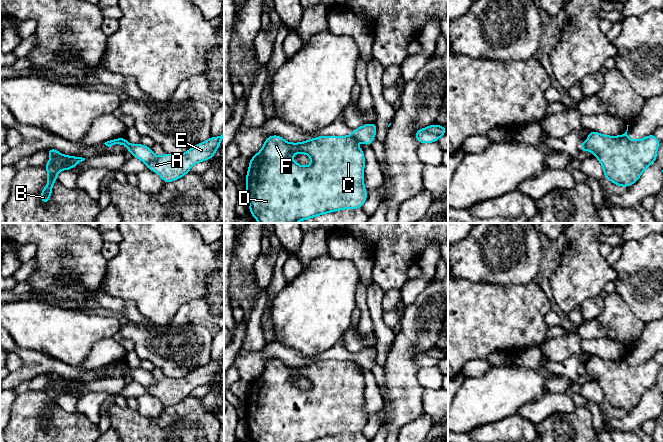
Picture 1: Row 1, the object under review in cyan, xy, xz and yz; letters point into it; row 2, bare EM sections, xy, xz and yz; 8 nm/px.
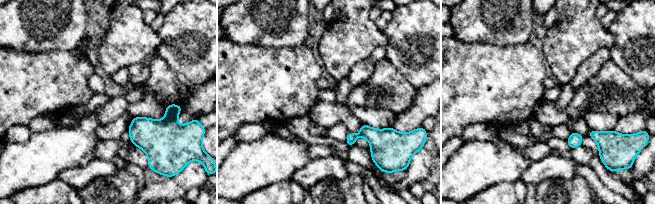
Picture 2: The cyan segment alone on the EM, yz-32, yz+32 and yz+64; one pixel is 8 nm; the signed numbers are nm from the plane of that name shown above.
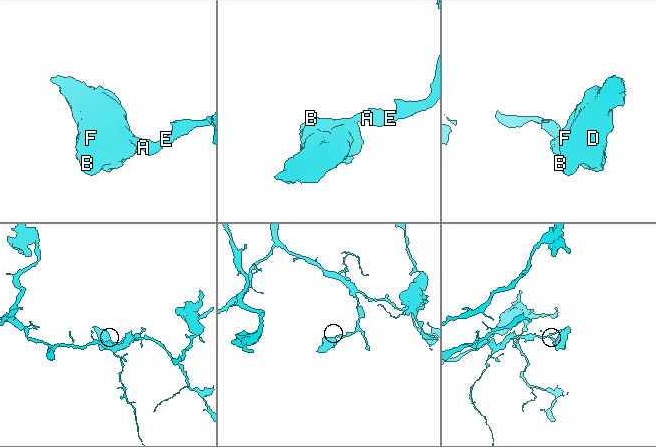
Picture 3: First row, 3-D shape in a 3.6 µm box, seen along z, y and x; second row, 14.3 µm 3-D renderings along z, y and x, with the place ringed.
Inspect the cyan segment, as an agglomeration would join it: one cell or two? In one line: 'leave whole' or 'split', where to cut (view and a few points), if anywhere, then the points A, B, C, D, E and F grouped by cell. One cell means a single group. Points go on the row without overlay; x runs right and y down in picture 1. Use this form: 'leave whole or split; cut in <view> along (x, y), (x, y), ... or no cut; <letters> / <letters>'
split; cut in xz along (351, 359), (355, 362); A E / B C D F

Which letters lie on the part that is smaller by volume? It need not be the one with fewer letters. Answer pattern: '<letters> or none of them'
B, C, D, F

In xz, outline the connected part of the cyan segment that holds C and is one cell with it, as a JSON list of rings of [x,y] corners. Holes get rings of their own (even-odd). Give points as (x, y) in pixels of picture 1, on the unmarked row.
[[[269,360],[262,373],[250,382],[246,398],[246,421],[250,438],[254,442],[312,442],[341,433],[358,433],[368,418],[364,412],[364,376],[356,370],[352,360],[319,360],[301,367],[288,367],[281,360]],[[292,378],[308,378],[312,384],[308,391],[294,386]]]

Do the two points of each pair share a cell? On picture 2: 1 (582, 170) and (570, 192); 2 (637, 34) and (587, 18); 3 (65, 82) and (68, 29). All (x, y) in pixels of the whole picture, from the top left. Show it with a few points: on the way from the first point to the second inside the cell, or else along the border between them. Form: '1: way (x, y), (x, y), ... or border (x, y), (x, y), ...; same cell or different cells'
1: border (577, 174), (584, 178), (591, 190); different cells
2: border (607, 28), (613, 37), (613, 45), (610, 48); different cells
3: border (75, 48), (69, 51), (48, 50), (43, 52); different cells

